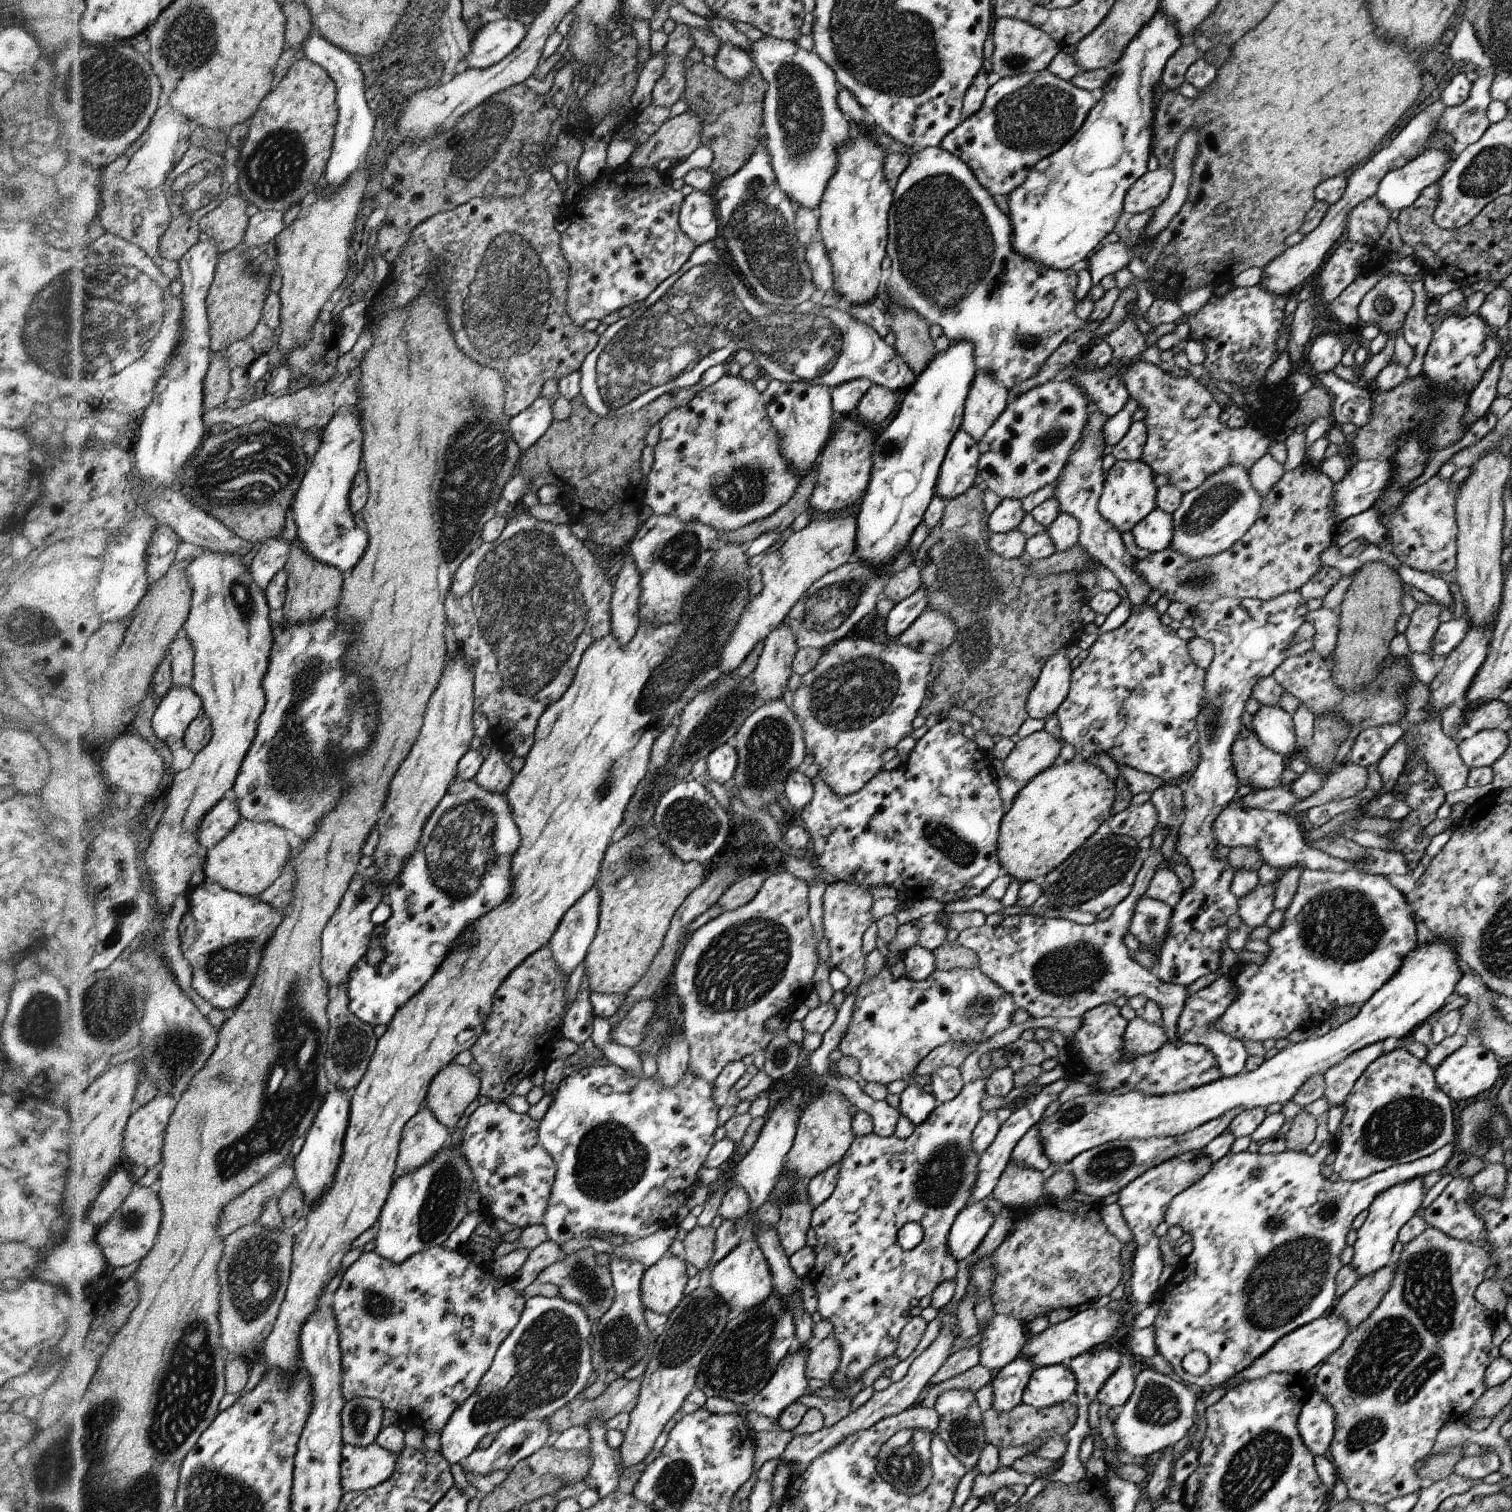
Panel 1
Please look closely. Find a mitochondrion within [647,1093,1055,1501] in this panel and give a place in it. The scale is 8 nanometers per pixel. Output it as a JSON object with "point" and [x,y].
{"point":[741,1360]}

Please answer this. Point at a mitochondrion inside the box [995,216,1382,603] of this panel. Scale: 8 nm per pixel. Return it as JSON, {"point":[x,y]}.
{"point":[1207,511]}

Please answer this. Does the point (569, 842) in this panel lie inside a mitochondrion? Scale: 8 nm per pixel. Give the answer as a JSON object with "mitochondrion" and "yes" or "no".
{"mitochondrion":"no"}

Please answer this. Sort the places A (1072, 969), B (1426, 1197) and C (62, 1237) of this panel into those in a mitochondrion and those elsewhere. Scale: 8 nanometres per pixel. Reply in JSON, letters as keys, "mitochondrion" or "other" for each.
{"A":"mitochondrion","B":"other","C":"other"}

